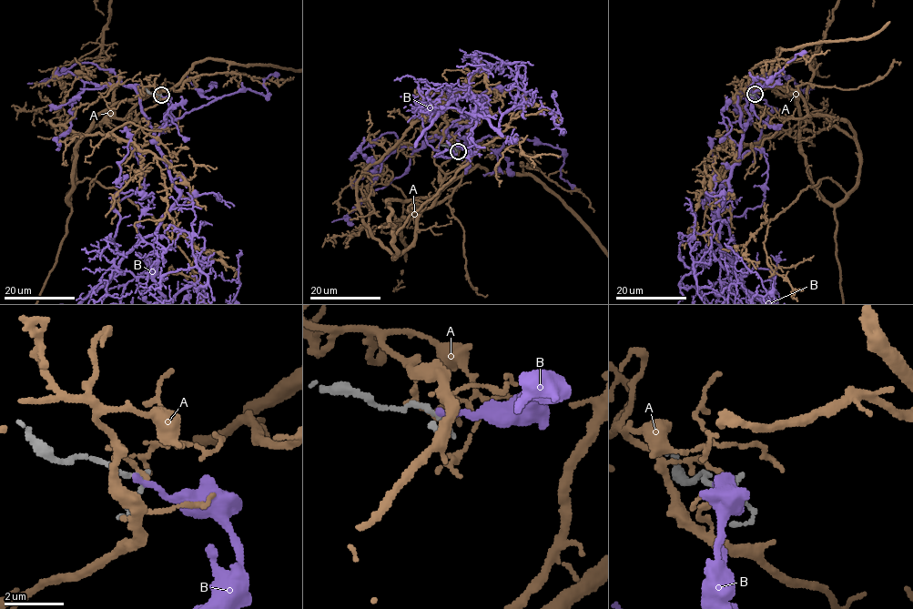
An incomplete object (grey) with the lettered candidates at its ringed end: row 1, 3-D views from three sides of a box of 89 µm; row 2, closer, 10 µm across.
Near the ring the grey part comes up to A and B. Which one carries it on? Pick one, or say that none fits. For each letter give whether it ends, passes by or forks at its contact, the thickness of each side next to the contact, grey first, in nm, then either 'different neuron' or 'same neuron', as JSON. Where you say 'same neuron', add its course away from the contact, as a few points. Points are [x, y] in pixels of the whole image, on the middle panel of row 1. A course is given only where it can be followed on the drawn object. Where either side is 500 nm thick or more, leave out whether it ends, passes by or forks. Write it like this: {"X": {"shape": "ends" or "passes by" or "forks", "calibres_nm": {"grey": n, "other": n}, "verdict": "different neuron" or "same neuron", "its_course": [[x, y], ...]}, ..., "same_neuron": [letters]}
{"A": {"shape": "ends", "calibres_nm": {"grey": 170, "other": 150}, "verdict": "different neuron"}, "B": {"shape": "ends", "calibres_nm": {"grey": 170, "other": 220}, "verdict": "different neuron"}, "same_neuron": []}

